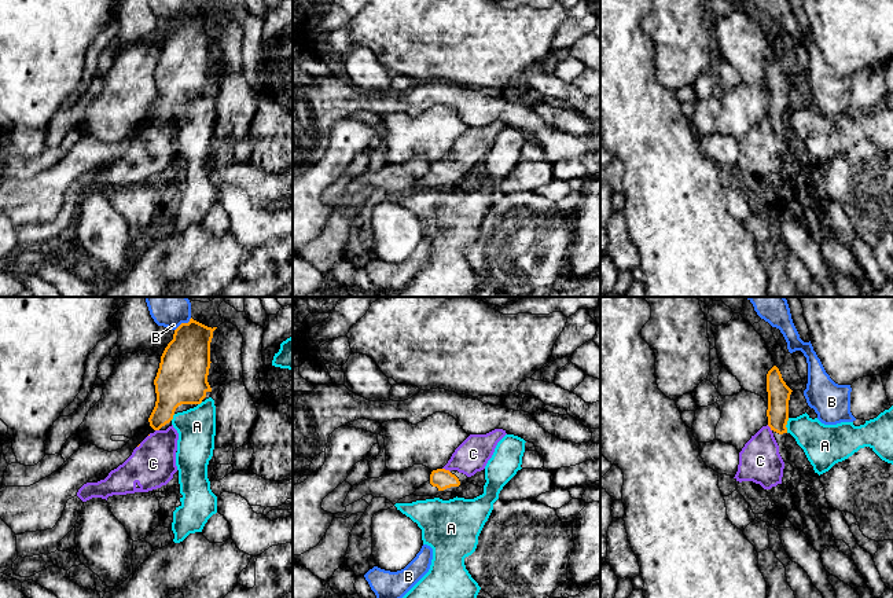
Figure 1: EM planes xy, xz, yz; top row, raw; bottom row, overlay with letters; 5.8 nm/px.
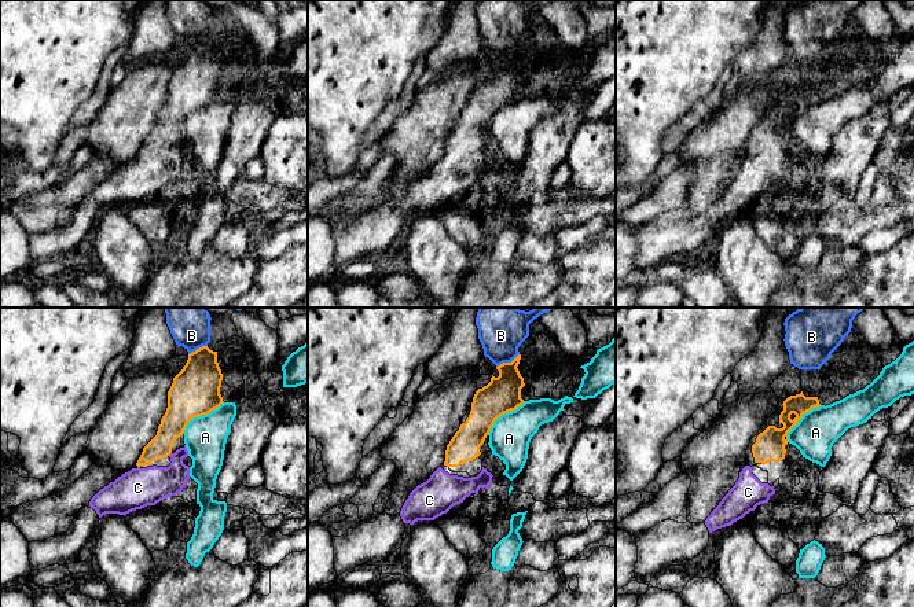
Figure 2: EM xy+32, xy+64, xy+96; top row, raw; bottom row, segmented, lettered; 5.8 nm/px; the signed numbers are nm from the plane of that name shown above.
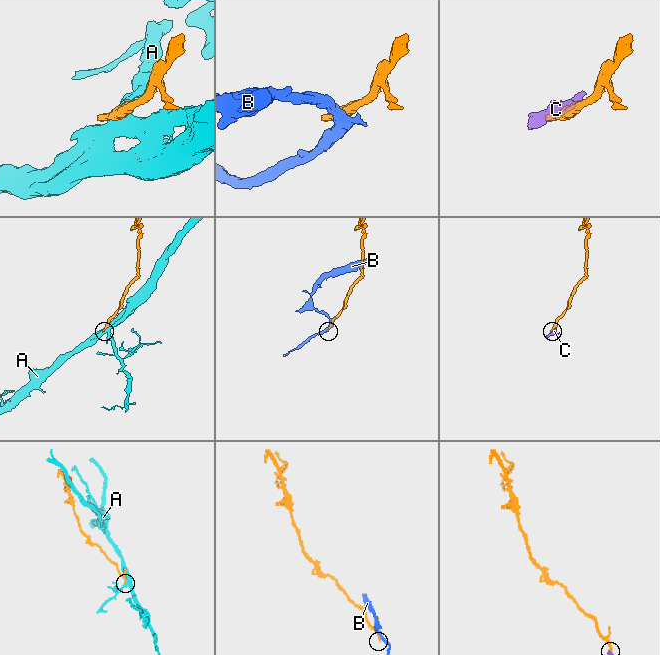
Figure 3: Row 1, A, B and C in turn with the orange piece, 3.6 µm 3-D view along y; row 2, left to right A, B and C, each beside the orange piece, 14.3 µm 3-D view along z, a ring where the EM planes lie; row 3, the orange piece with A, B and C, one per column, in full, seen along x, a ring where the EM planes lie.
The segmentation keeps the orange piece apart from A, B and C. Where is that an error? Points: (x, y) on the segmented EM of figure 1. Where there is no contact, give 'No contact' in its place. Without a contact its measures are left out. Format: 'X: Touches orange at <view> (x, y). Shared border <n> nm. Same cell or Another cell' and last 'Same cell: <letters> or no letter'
A: Touches orange at yz (786, 424). Shared border 90 nm. Another cell
B: Touches orange at xy (183, 323). Shared border 130 nm. Another cell
C: Touches orange at xz (447, 470). Shared border 50 nm. Same cell
Same cell: C

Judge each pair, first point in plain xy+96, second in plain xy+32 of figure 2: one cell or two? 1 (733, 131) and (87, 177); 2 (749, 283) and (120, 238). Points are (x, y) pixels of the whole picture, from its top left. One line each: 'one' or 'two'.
1: two
2: one

